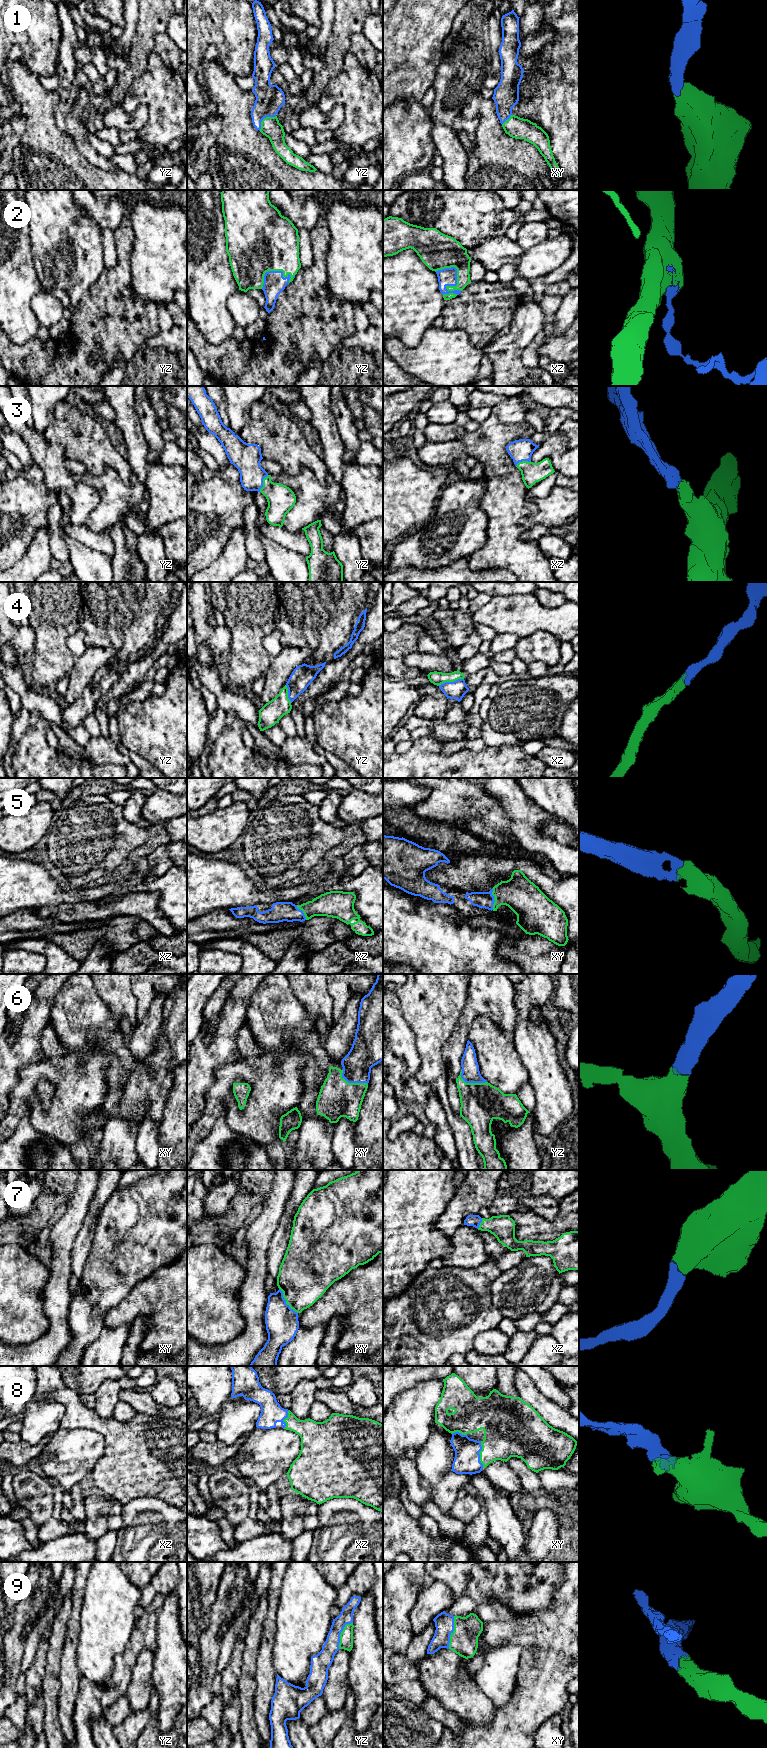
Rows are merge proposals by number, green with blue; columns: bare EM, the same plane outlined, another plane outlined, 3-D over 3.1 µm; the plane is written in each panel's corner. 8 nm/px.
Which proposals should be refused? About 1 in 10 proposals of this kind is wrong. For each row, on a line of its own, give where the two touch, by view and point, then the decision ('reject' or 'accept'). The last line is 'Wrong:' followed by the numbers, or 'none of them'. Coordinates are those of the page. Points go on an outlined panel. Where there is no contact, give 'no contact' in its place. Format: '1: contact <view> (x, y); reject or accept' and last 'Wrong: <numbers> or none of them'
1: contact yz (263, 119); accept
2: contact xz (457, 279); accept
3: contact yz (263, 483); accept
4: contact xz (450, 681); accept
5: contact xy (494, 899); accept
6: contact xy (351, 1083); accept
7: contact xy (286, 1301); accept
8: contact xy (479, 1453); accept
9: contact xy (453, 1632); accept
Wrong: none of them

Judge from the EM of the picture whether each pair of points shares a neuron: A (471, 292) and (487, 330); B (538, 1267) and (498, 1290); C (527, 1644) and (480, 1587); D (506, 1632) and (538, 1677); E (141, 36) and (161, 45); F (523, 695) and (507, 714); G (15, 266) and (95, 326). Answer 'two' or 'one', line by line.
A: one
B: one
C: two
D: one
E: two
F: one
G: two

